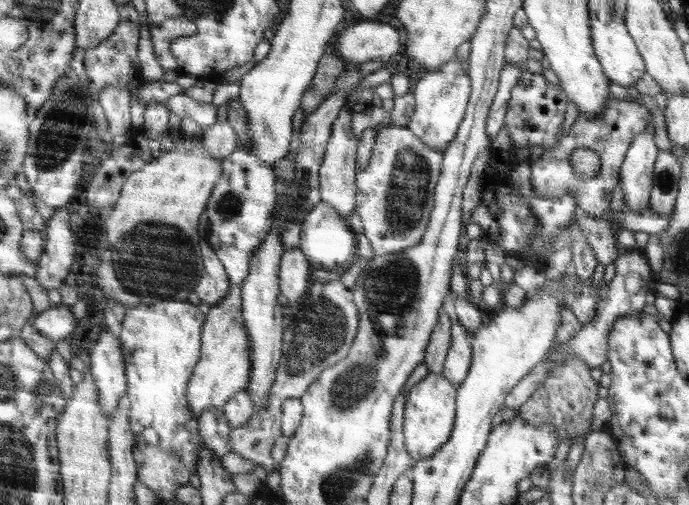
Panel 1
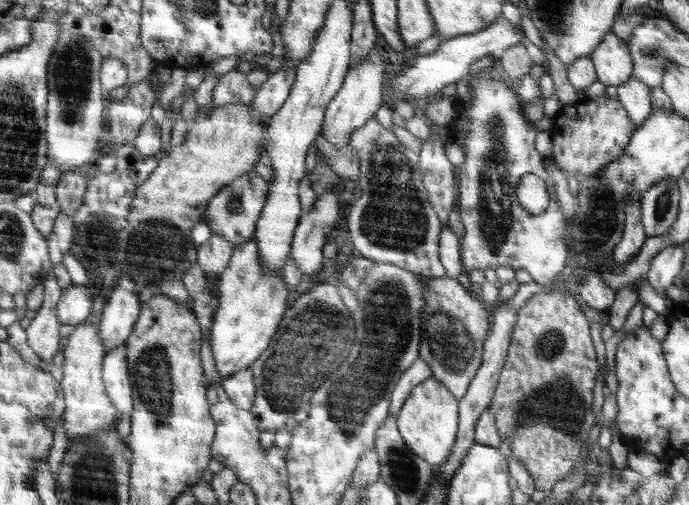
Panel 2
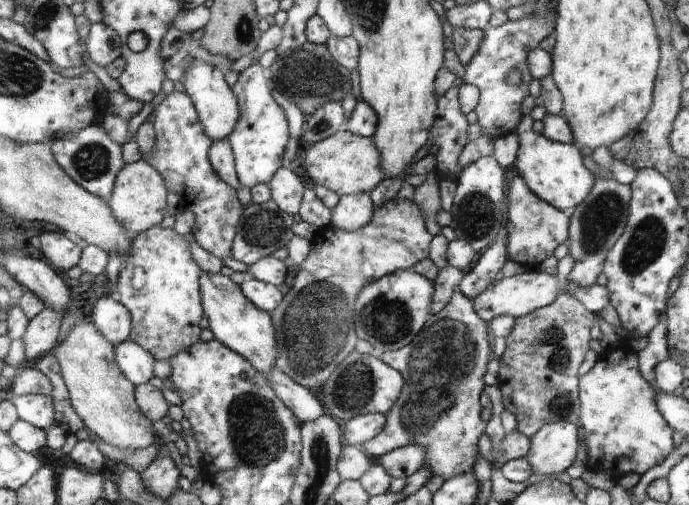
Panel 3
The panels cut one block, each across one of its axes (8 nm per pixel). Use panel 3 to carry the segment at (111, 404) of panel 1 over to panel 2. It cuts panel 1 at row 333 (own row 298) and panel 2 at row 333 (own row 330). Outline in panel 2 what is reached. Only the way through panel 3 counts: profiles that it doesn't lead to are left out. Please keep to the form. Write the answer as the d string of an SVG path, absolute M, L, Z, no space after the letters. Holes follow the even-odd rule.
M122 275L114 293L104 306L99 322L99 336L106 352L125 345L139 316L141 303L138 300L138 286L130 276Z

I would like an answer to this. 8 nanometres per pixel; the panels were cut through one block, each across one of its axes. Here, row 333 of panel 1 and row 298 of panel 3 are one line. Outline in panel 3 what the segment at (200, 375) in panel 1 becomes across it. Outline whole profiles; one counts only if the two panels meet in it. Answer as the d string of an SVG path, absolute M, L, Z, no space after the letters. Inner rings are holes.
M203 273L200 276L200 284L202 284L202 304L214 339L239 353L246 361L250 361L251 365L264 376L277 368L277 333L271 314L255 308L244 297L239 286L221 273Z

